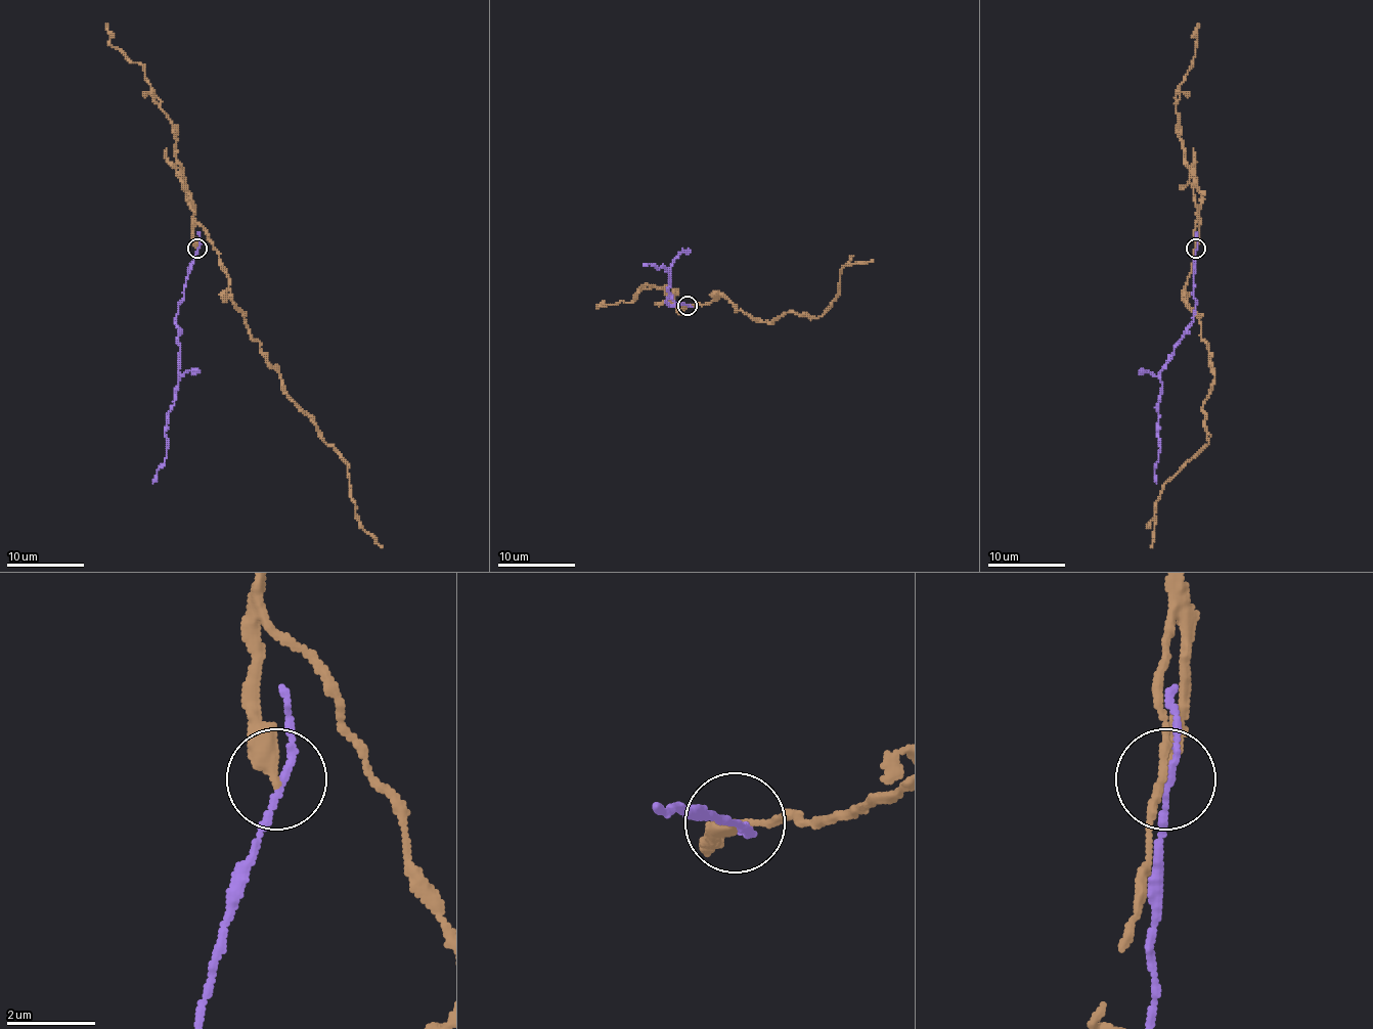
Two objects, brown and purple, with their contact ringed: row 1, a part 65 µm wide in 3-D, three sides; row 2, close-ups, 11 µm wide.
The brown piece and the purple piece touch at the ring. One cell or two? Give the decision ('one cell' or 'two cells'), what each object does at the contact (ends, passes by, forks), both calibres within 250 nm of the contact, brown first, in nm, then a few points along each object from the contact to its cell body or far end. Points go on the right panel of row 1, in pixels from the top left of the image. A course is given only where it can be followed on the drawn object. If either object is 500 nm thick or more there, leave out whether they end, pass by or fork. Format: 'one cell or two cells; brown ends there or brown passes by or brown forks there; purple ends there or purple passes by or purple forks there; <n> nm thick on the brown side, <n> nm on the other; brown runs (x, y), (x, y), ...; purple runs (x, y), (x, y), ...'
two cells; brown ends there; purple passes by; 380 nm thick on the brown side, 130 nm on the other; brown runs (1195, 248), (1197, 222), (1184, 300), (1199, 319), (1214, 374), (1203, 405), (1208, 442), (1164, 485), (1150, 547); purple runs (1197, 248), (1193, 321), (1160, 372), (1162, 390), (1158, 457), (1154, 472), (1156, 483)

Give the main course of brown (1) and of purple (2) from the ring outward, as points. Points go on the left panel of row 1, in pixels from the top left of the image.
1: (197, 248), (197, 222), (219, 256), (248, 333), (279, 374), (283, 392), (345, 461), (357, 520), (383, 547)
2: (197, 248), (185, 280), (183, 298), (178, 304), (178, 390), (164, 433), (166, 457), (152, 483)

